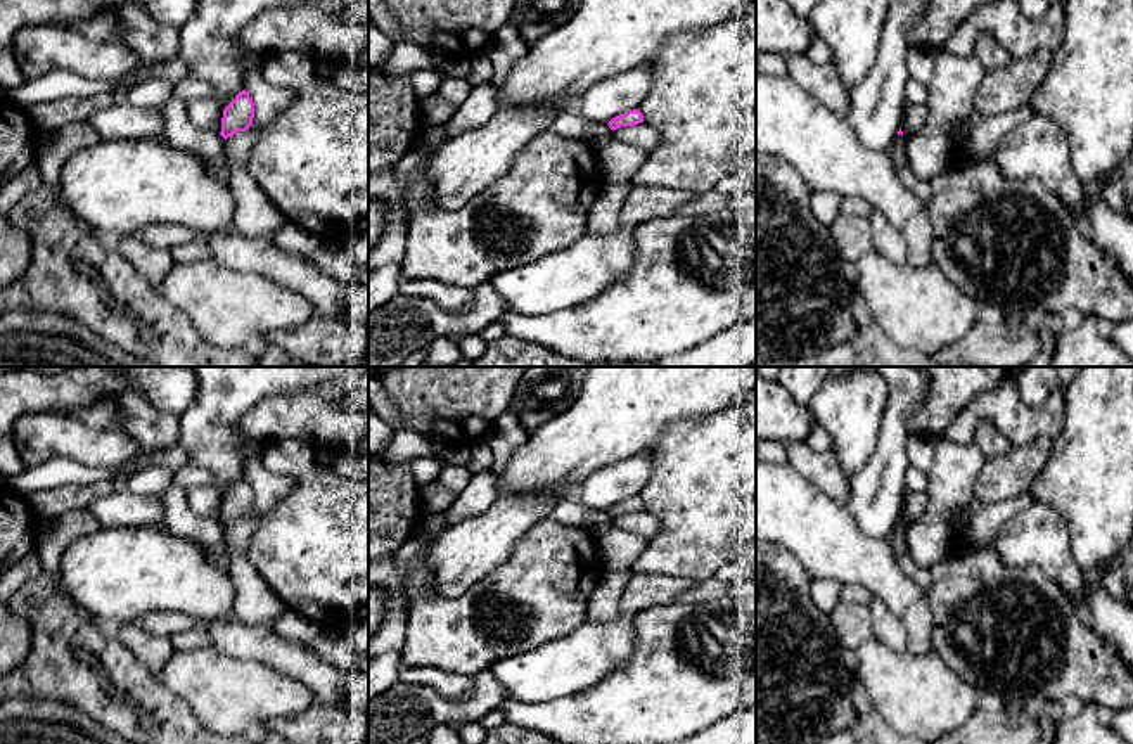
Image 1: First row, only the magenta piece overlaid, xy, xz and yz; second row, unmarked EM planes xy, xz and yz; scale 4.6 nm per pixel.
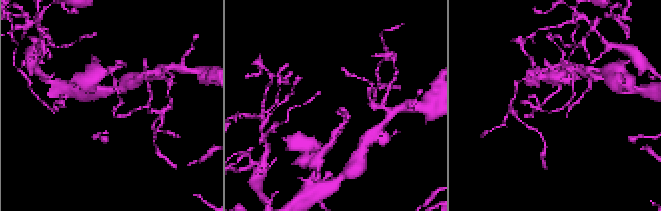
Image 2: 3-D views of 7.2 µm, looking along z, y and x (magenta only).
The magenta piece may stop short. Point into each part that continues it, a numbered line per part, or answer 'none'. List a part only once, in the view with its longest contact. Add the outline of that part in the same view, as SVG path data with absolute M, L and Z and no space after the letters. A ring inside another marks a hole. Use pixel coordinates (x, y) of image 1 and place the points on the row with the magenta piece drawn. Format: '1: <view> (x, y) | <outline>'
none

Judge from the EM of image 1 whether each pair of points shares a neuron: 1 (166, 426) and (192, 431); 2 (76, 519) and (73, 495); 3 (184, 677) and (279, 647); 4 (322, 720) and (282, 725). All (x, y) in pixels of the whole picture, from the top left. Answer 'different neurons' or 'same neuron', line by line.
1: different neurons
2: different neurons
3: different neurons
4: same neuron

